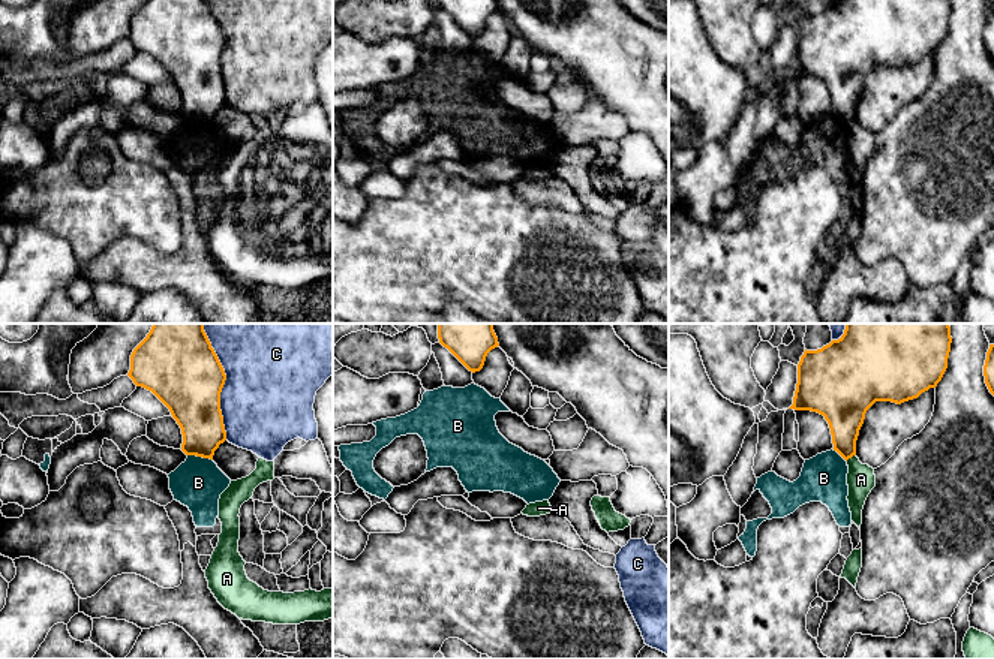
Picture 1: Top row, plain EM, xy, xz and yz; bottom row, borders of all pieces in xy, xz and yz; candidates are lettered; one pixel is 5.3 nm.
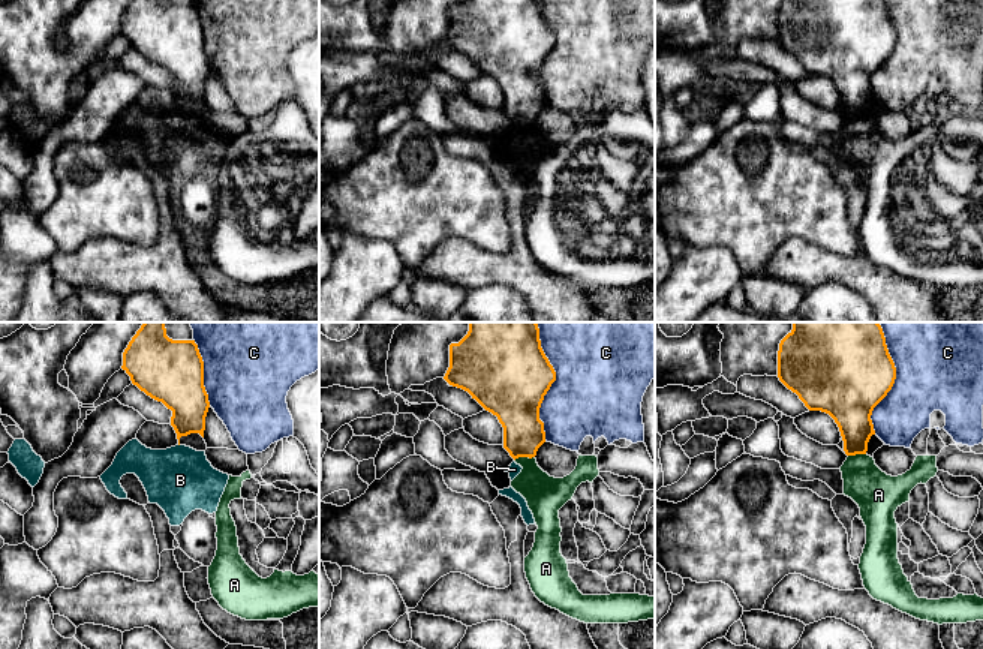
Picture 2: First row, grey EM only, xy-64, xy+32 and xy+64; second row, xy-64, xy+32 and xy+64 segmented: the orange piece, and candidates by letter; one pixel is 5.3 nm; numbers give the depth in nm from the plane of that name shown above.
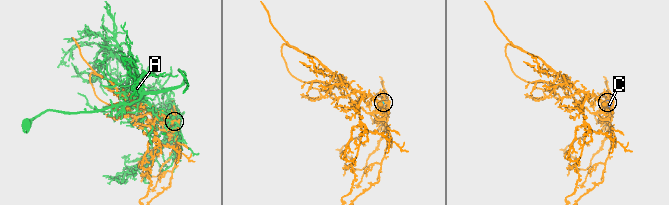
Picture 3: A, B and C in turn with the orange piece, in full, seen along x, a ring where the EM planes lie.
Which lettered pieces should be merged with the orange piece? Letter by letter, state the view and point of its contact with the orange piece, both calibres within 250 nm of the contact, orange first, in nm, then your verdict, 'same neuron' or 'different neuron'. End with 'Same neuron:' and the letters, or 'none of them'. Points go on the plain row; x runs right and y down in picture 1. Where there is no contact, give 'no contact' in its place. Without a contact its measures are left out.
A: yz (850, 122) | 220/160 nm | different neuron
B: xy (200, 120) | 260/280 nm | different neuron
C: xy (222, 51) | 400/500 nm | different neuron
Same neuron: none of them

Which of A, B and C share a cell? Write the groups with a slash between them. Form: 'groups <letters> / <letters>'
groups A / B / C

